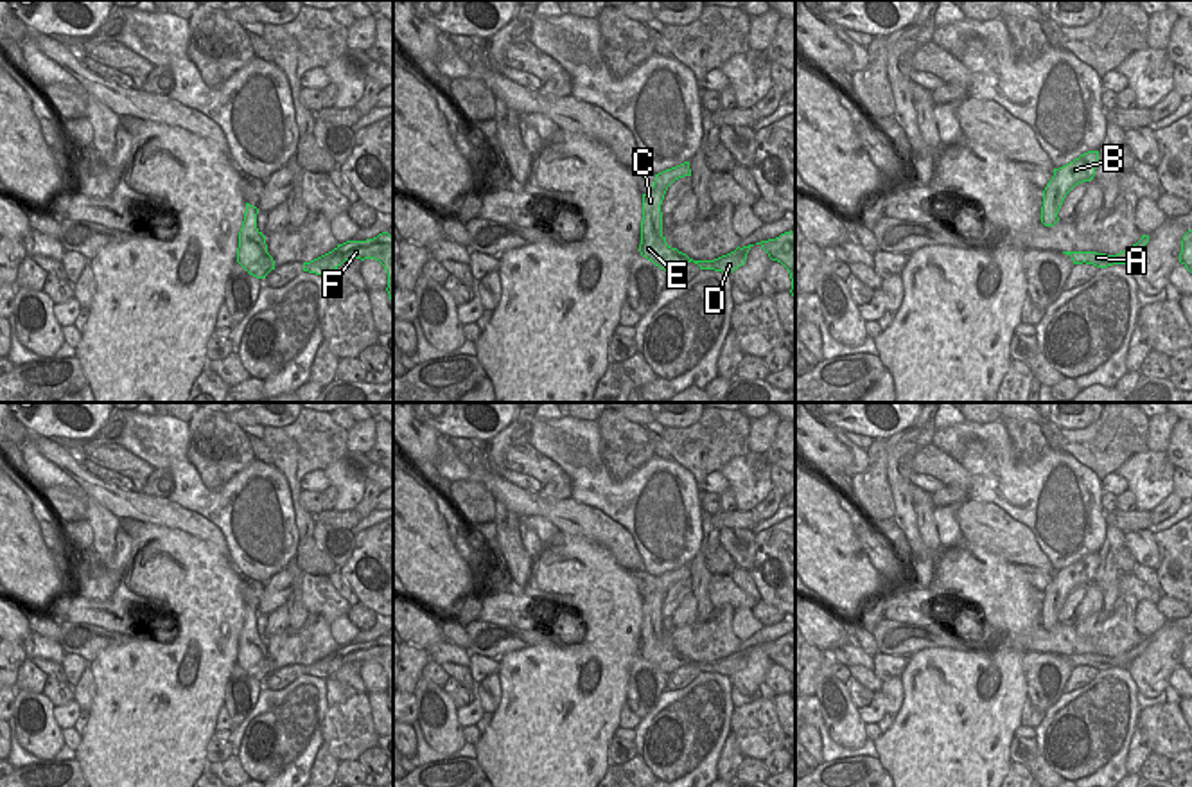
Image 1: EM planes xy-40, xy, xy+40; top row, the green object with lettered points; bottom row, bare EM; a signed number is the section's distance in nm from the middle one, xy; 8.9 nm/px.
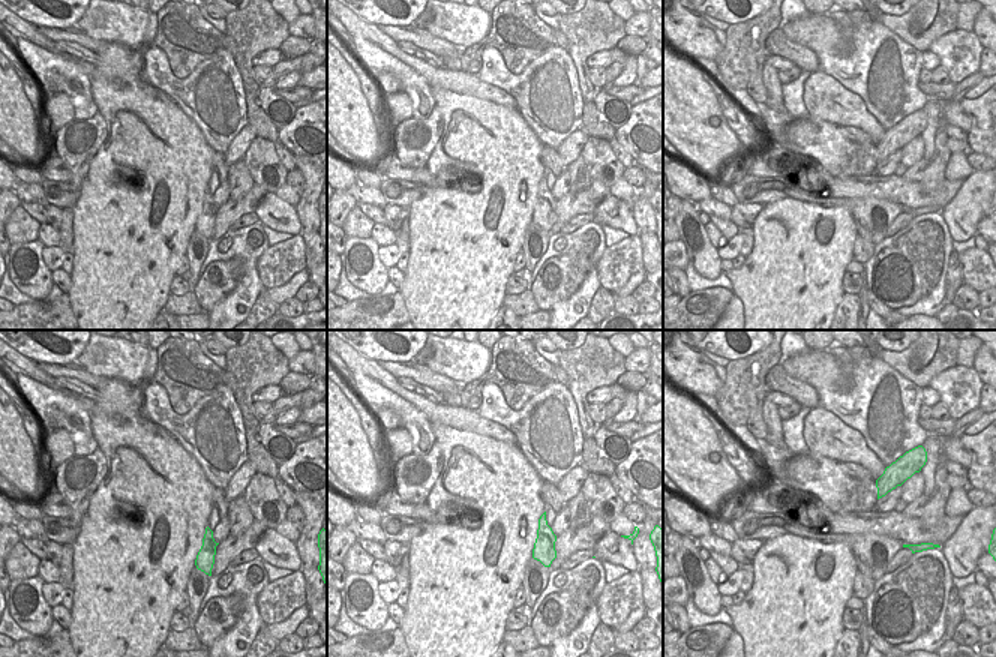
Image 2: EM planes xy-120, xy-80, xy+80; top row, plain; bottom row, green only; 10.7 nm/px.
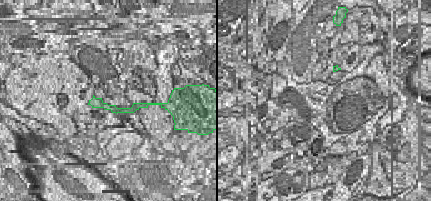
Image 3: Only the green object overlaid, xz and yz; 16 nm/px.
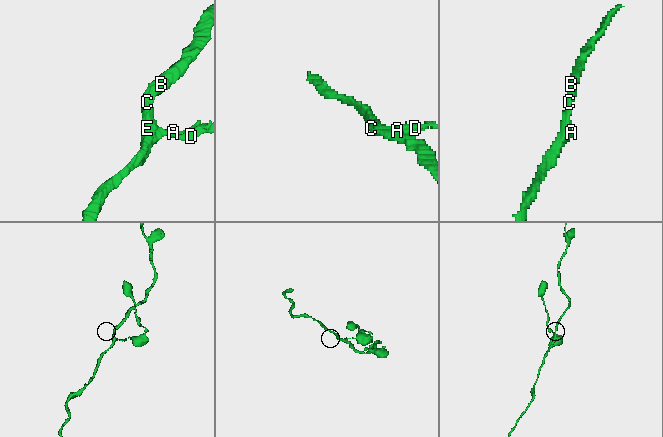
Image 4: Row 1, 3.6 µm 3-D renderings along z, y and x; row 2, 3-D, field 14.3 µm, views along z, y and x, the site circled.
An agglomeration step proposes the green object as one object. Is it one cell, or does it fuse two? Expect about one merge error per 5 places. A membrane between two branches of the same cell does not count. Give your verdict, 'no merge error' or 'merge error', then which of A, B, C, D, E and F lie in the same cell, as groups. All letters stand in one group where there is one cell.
no merge error; groups A B C D E F

